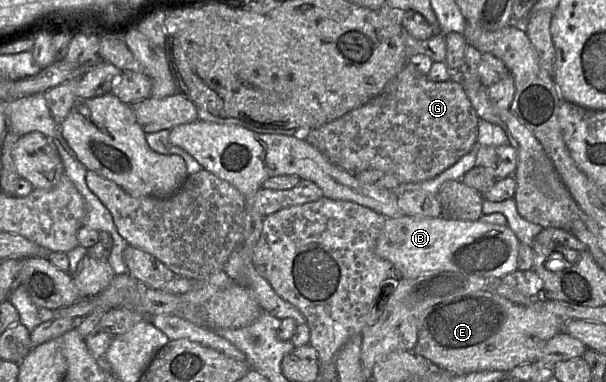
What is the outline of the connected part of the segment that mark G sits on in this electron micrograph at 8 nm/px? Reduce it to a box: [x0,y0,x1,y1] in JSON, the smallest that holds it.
[305,63,479,183]

